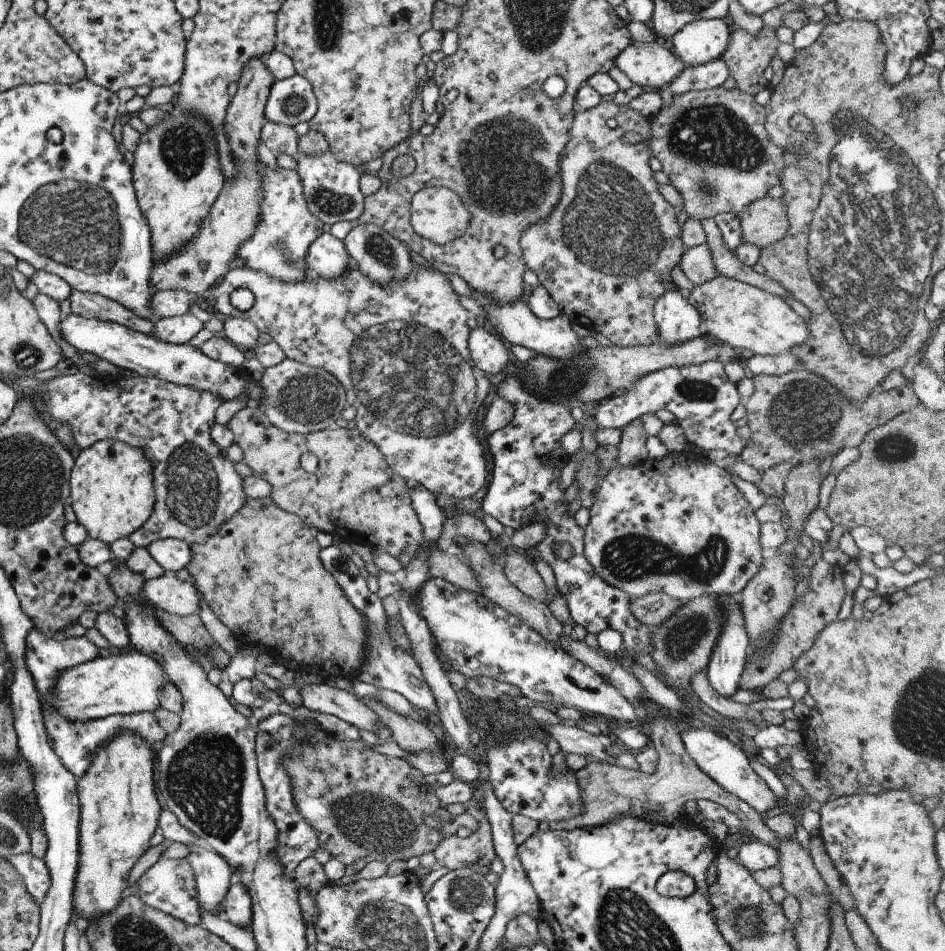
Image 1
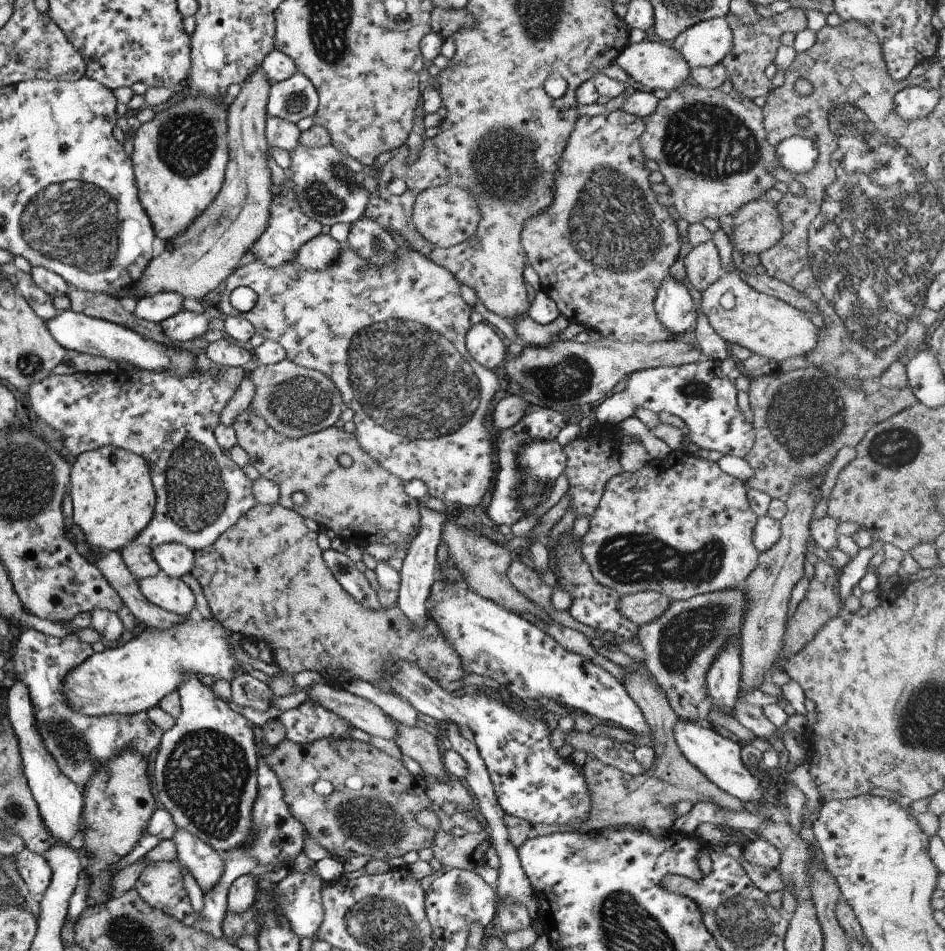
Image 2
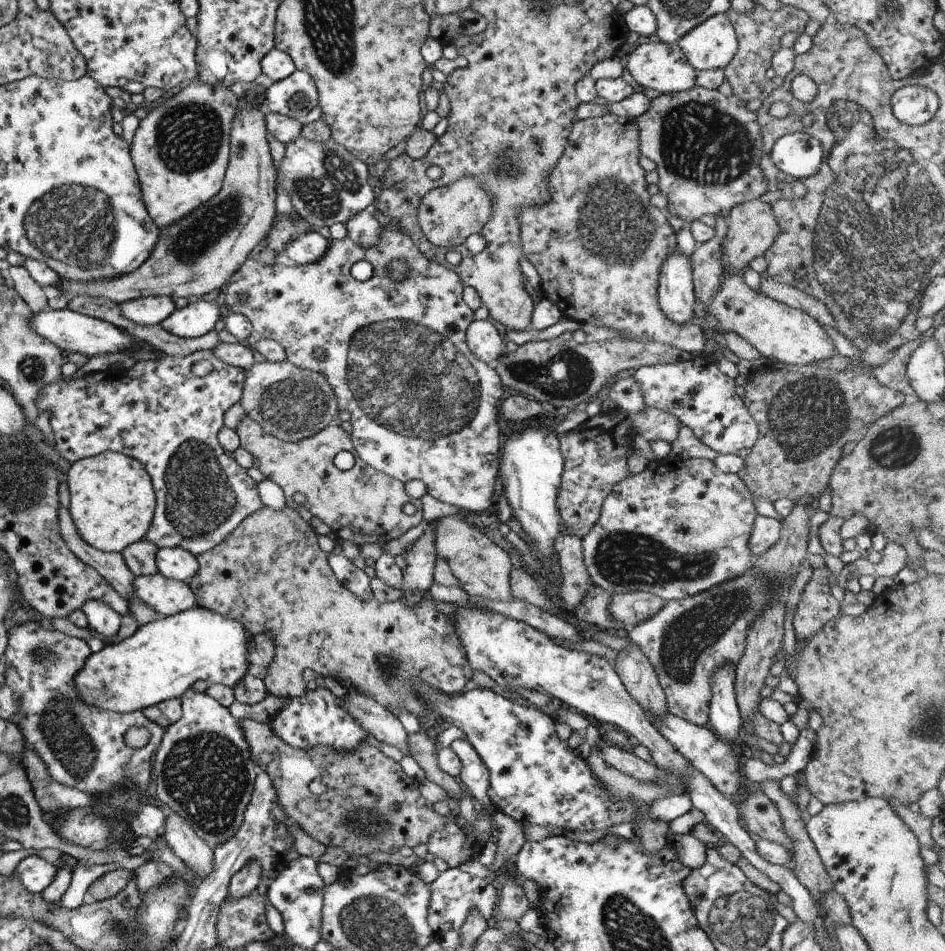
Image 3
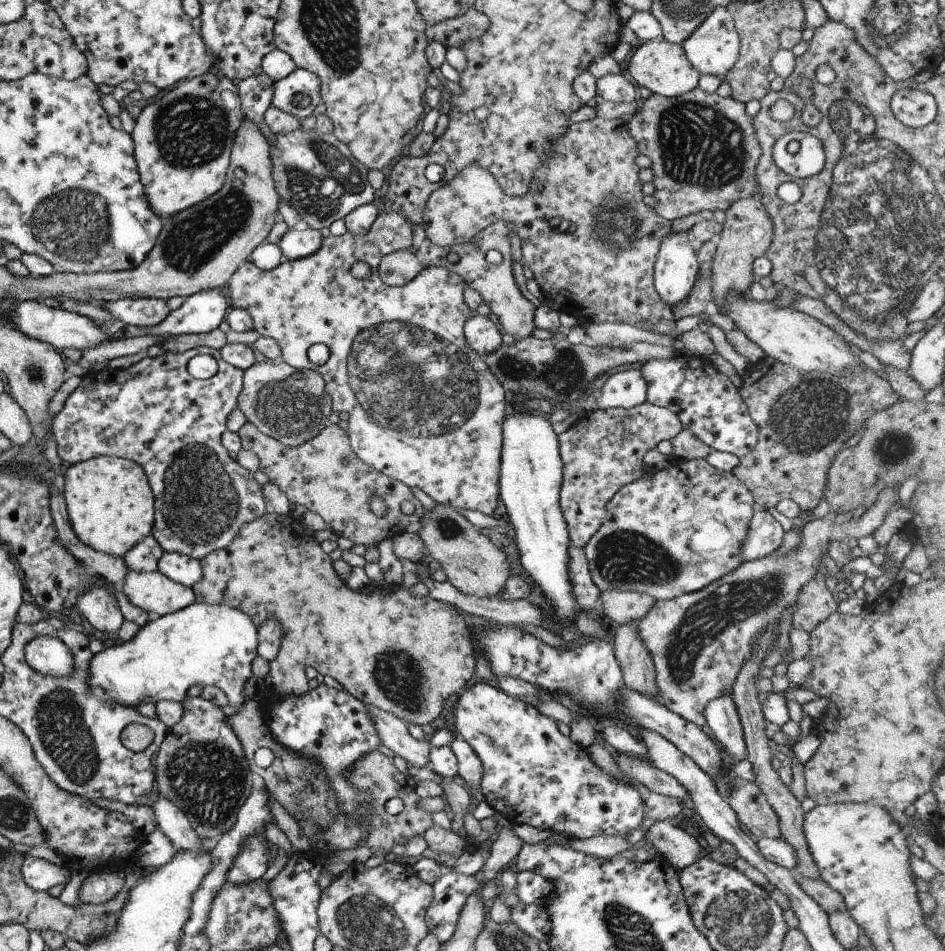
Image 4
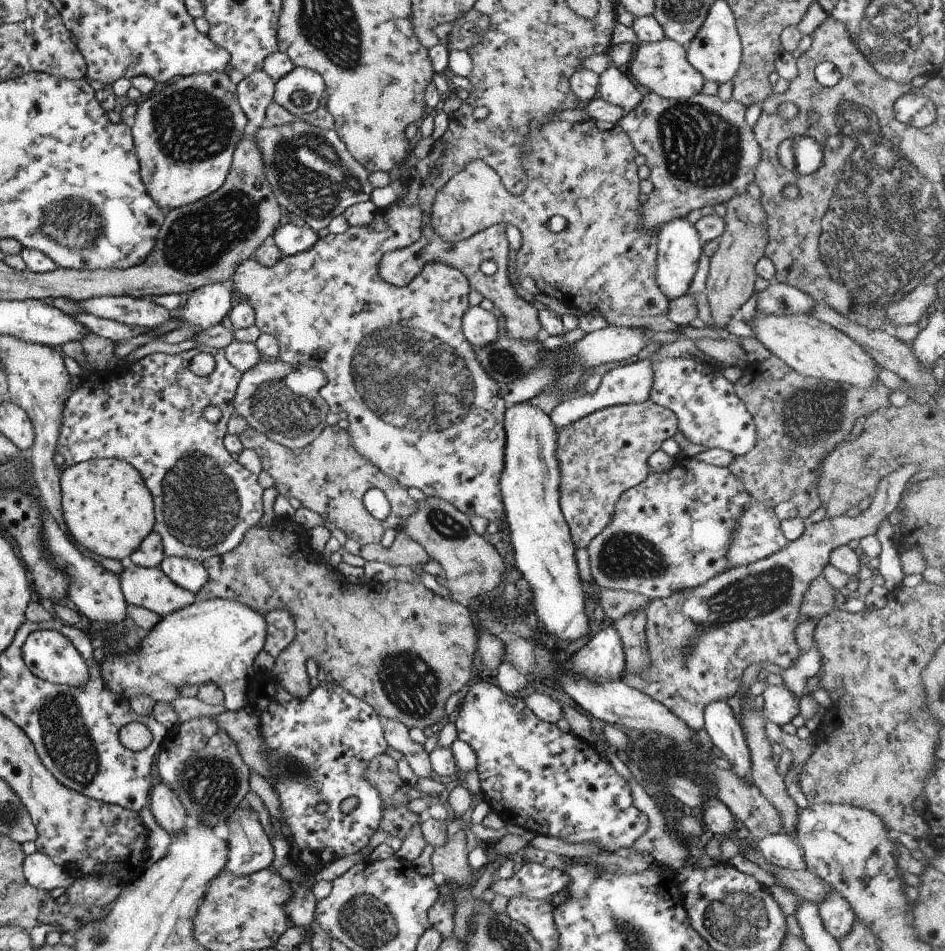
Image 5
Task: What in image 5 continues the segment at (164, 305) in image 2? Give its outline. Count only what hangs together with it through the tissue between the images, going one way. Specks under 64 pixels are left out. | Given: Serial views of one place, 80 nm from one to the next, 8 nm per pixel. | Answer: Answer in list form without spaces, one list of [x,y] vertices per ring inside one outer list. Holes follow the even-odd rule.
[[[97,297],[78,301],[77,304],[80,312],[143,328],[159,326],[169,320],[172,314],[149,297]]]

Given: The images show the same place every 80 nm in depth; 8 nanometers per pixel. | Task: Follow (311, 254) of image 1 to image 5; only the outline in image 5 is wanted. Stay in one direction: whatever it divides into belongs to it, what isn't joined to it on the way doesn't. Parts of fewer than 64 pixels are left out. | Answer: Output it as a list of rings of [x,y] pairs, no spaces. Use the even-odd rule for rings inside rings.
[[[288,222],[284,226],[277,226],[269,239],[283,256],[291,256],[309,250],[318,237],[312,228],[298,227]]]

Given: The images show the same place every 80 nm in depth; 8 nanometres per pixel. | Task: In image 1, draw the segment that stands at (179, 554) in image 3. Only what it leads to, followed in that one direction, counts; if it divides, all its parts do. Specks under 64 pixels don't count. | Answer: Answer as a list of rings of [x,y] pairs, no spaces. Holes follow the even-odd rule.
[[[176,538],[157,539],[150,542],[145,549],[148,550],[149,556],[164,571],[181,570],[191,559],[191,552],[186,542]]]

